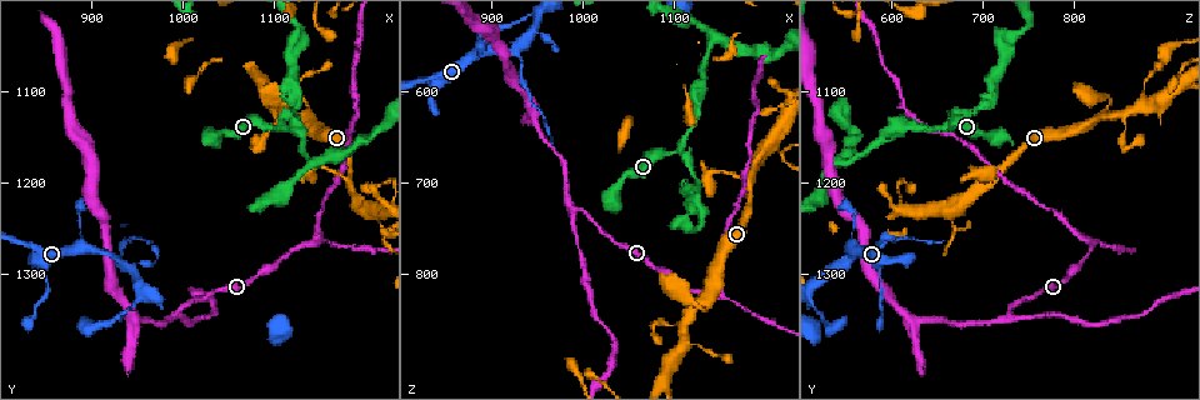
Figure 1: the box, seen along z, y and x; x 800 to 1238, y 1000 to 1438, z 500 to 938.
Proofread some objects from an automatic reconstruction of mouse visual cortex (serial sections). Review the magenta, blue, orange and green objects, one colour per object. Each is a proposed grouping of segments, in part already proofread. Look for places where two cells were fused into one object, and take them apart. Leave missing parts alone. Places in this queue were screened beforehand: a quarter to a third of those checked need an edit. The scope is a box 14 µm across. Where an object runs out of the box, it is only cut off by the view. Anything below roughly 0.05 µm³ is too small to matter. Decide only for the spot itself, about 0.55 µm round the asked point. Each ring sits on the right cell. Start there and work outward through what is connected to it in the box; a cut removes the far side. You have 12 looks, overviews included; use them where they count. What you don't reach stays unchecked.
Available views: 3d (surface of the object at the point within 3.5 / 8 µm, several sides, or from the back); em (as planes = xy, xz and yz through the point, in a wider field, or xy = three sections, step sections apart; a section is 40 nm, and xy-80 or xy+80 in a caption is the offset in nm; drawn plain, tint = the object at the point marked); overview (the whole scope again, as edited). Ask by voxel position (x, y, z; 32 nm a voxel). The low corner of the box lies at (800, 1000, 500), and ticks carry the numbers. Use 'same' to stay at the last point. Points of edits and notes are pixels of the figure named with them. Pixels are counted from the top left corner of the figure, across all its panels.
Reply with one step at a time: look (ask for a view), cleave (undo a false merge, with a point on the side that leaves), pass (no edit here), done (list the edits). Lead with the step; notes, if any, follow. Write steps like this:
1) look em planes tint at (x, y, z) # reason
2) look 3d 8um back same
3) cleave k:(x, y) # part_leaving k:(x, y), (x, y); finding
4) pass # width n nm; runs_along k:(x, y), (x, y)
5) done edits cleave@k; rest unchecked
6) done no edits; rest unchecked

look 3d 3.5um at (1145, 1265, 820) # three arms meet

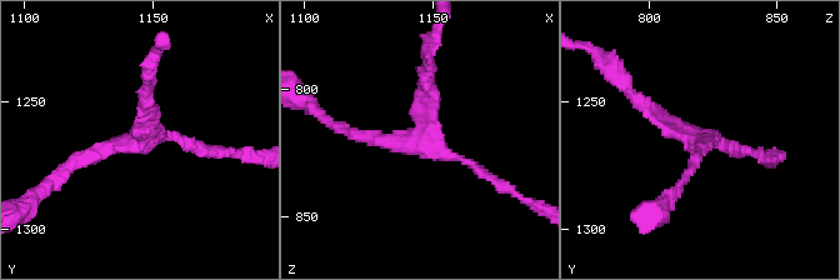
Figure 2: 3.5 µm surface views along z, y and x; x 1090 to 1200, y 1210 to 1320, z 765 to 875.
look em planes tint at (1144, 1267, 819)

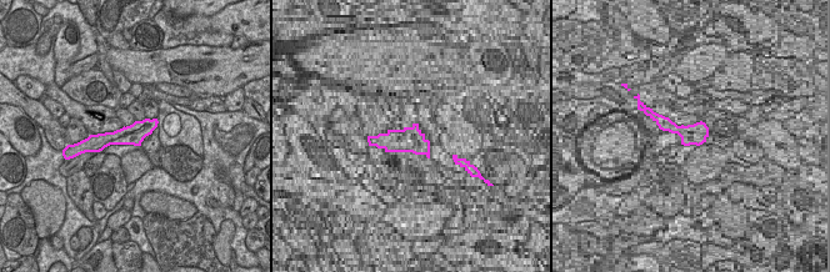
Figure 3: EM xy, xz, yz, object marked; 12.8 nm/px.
pass # arm_widths 100, 150, 200 nm; runs_along 3:(154, 122), (134, 135), (91, 141); all the same cell

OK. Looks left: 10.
look 3d 3.5um back at (990, 1345, 730) # a fork

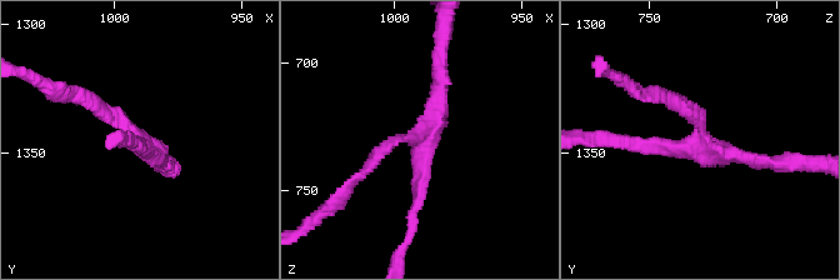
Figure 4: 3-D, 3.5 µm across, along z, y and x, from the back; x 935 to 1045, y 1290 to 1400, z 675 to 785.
look em xy step 5 plain at (991, 1345, 730) # arms 3; arm_widths 200, 200, 200 nm; now the EM

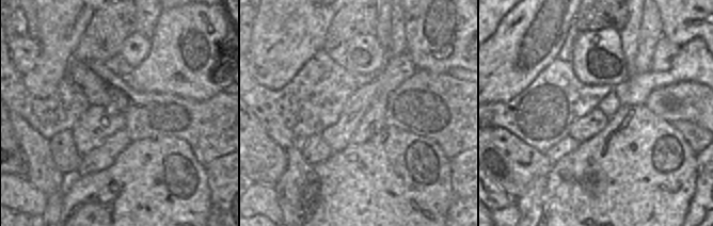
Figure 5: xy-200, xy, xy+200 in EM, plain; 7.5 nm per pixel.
look em xy step 5 tint same # with the object marked

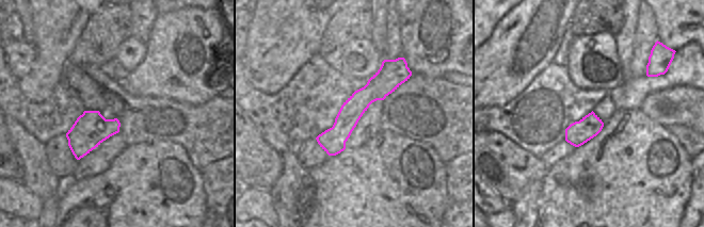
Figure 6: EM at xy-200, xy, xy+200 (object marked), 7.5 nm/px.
pass # width 190 nm; runs_along 6:(401, 63), (348, 116), (331, 152); all the same cell

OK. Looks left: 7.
look 3d 3.5um at (885, 1235, 560) # a narrow waist

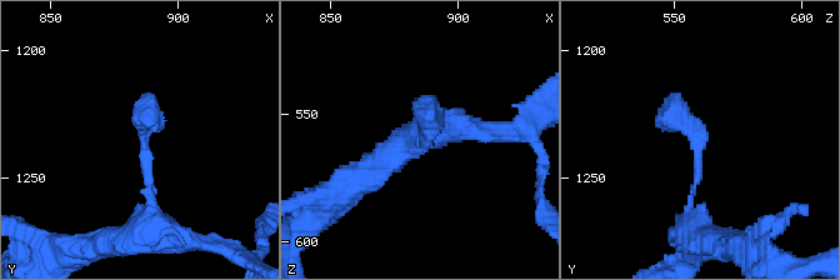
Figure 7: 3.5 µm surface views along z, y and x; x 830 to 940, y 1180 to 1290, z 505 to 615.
look em xy step 2 tint at (885, 1236, 560)

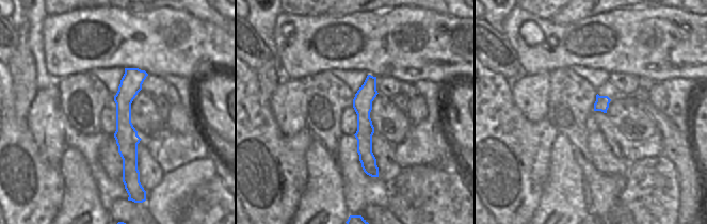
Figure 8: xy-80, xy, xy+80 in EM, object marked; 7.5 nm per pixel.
look em xy step 5 tint same # cut it another way

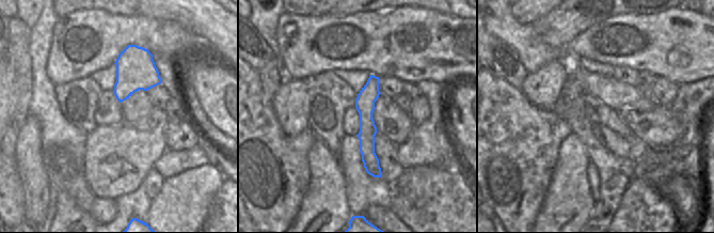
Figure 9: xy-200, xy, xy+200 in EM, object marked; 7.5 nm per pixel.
pass # runs_along 9:(371, 78), (367, 153), (378, 174); all the same cell

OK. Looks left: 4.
look 3d 8um at (1105, 1145, 665) # three-way junction

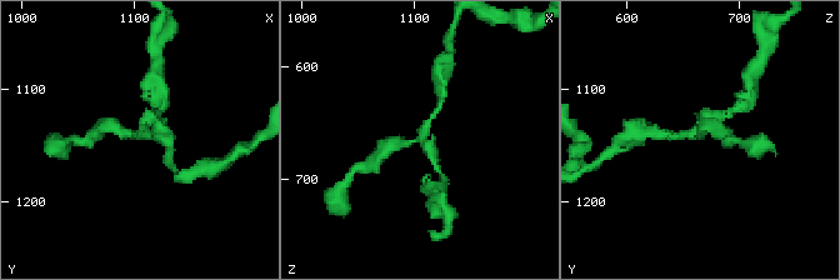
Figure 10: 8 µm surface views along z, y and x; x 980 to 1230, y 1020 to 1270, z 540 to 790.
look em xy step 3 tint at (1104, 1142, 668) # arms 3; arm_widths 200, 300, 350 nm; shape alone is not enough

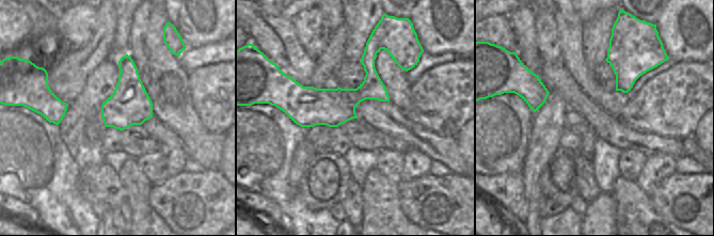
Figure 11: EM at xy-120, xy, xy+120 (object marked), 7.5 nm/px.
pass # runs_along 10:(385, 150), (420, 138), (436, 111); continuous, no second cell

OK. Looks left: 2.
look 3d 3.5um at (1145, 1175, 545) # abrupt turn

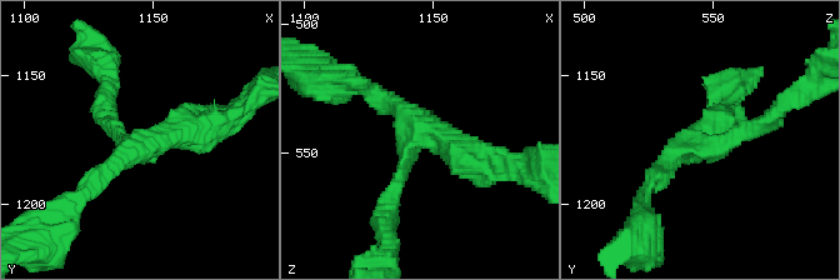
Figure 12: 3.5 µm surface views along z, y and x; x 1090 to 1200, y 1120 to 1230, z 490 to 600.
look em xy step 3 tint at (1144, 1178, 544) # arms 3; arm_widths 200, 250, 450 nm; need the tissue

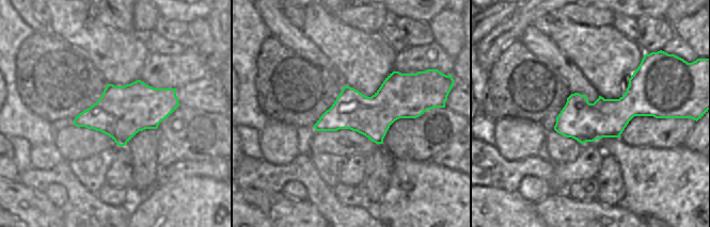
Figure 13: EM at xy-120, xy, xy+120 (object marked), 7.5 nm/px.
pass # runs_along 13:(660, 115), (624, 109), (557, 128); continuous, no second cell

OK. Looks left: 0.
done no edits; rest unchecked

